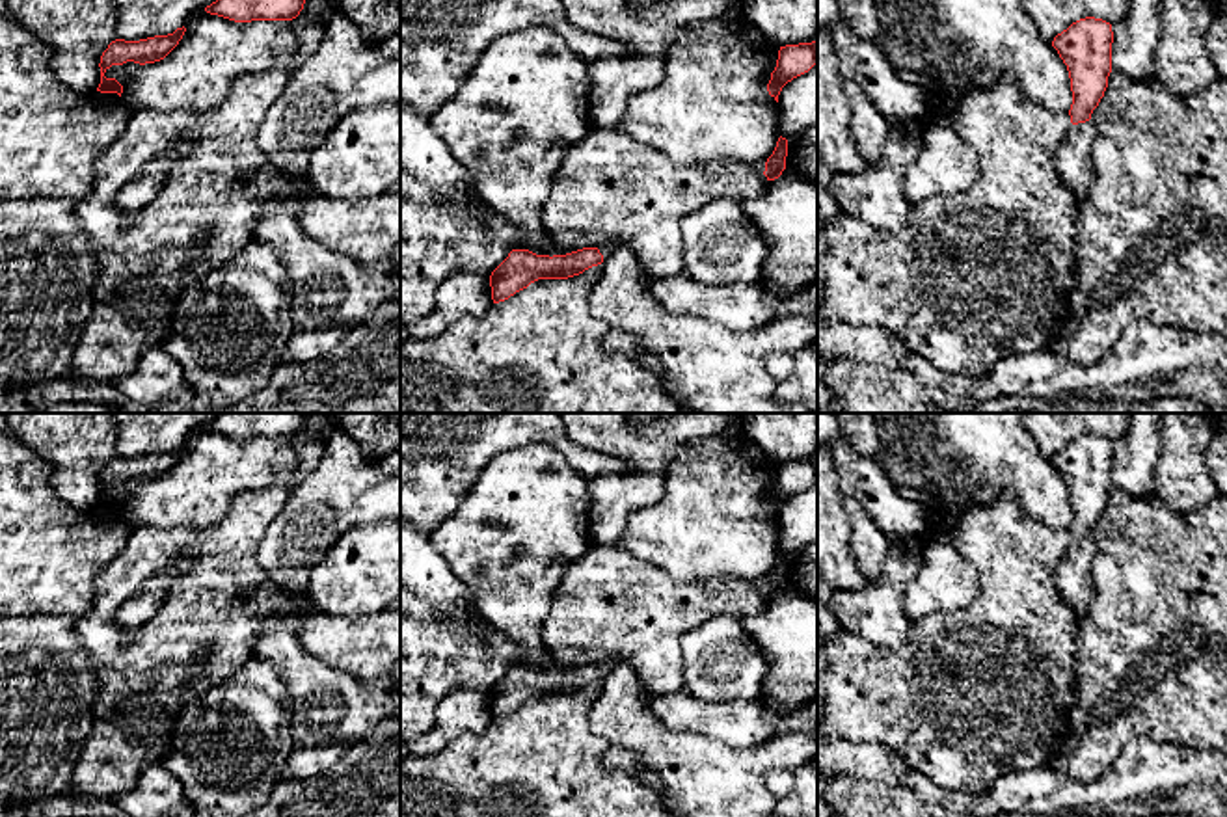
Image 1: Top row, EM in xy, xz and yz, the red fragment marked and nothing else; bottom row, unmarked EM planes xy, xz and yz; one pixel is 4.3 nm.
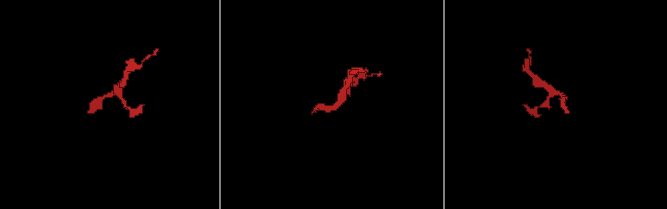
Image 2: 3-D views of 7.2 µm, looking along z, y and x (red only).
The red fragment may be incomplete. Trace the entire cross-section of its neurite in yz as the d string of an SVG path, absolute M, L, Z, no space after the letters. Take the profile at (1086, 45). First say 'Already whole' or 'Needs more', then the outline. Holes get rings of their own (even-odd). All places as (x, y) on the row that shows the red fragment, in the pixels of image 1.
Needs more. M1095 17L1072 22L1052 41L1067 65L1072 91L1069 110L1072 125L1056 156L1058 173L1080 205L1095 179L1091 145L1097 130L1089 119L1108 87L1112 43L1112 24Z

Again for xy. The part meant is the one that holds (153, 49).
Already whole. M177 28L168 35L155 35L140 41L125 41L115 39L108 45L108 48L101 56L101 84L97 91L101 93L117 93L121 97L123 86L115 78L106 78L104 73L112 65L123 65L127 61L134 61L140 65L155 63L164 60L182 39L186 28Z

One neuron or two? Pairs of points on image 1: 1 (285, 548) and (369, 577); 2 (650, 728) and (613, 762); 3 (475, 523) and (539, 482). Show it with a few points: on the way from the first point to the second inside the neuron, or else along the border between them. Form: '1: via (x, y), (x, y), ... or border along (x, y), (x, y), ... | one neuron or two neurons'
1: border along (349, 527), (311, 570), (306, 590) | two neurons
2: border along (611, 745), (630, 749), (660, 778) | two neurons
3: via (490, 516), (505, 516), (524, 497) | one neuron

